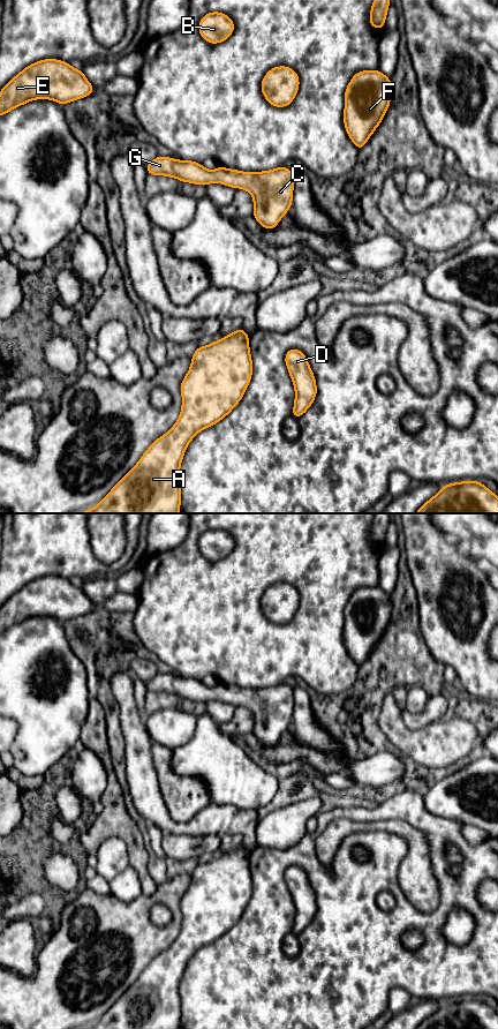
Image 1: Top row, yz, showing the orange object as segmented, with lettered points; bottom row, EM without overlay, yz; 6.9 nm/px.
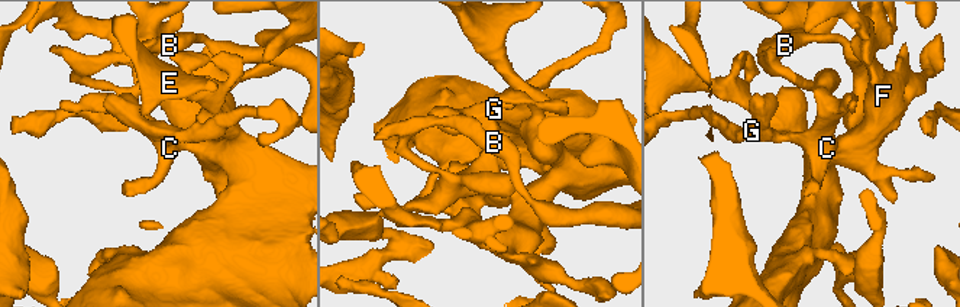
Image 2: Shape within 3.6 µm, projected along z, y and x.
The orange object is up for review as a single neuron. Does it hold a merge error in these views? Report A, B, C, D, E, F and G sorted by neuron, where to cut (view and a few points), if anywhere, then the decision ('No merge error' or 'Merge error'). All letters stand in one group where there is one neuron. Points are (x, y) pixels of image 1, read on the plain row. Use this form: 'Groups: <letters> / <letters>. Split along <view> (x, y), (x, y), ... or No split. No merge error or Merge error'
Groups: A B C D E F G. No split. No merge error

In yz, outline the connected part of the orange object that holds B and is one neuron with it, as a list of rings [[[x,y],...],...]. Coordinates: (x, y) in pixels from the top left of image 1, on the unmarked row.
[[[220,528],[205,531],[198,539],[201,554],[210,561],[222,559],[229,555],[235,546],[233,536]]]

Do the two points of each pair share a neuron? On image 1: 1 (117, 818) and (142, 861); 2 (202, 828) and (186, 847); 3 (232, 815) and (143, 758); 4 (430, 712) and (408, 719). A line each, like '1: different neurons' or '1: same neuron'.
1: same neuron
2: different neurons
3: same neuron
4: same neuron

